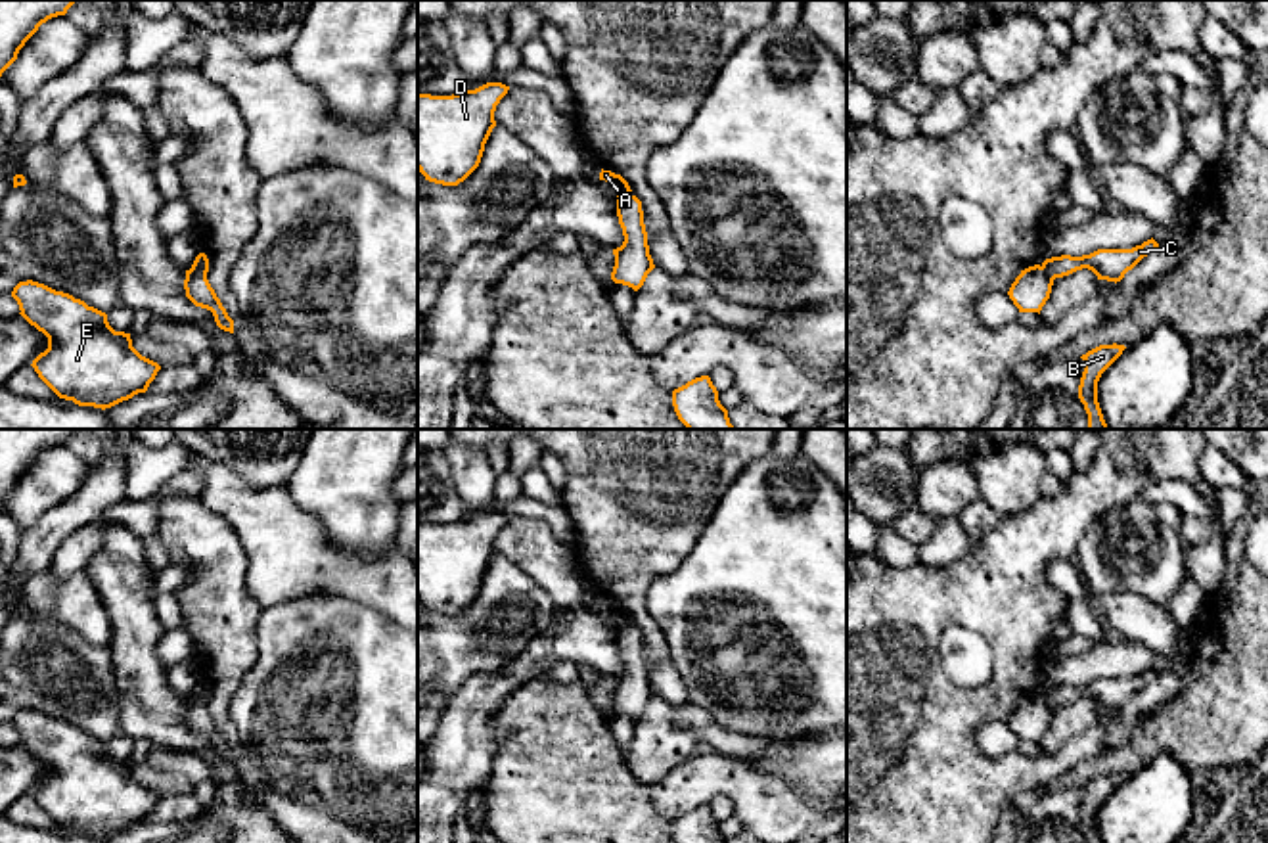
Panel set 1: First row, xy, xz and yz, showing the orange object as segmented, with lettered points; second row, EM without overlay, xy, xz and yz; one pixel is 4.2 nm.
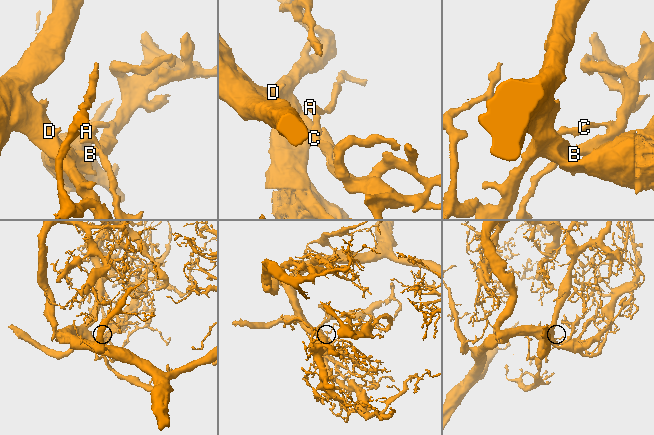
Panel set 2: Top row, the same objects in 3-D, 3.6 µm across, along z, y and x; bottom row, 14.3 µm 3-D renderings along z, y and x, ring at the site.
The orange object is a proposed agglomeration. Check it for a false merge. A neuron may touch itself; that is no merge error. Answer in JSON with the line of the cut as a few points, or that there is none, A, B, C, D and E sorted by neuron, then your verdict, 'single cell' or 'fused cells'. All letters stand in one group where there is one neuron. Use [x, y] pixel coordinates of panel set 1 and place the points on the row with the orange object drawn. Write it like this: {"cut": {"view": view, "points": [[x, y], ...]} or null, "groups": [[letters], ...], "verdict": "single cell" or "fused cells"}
{"cut": {"view": "xy", "points": [[190, 269], [205, 276]]}, "groups": [["A"], ["B", "C", "D", "E"]], "verdict": "fused cells"}

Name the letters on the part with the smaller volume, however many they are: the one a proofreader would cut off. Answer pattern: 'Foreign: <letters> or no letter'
Foreign: A

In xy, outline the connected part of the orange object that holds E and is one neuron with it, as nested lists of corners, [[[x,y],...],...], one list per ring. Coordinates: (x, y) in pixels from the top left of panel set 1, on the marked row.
[[[27,280],[11,297],[48,337],[48,349],[31,366],[59,399],[105,410],[146,393],[161,370],[132,347],[130,333],[109,326],[105,312],[69,293]]]

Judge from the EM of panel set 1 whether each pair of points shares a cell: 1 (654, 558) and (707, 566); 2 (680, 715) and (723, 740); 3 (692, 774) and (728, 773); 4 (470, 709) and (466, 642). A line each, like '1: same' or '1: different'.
1: different
2: same
3: same
4: different

